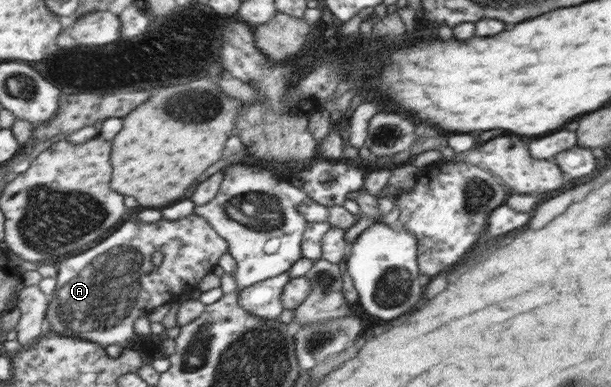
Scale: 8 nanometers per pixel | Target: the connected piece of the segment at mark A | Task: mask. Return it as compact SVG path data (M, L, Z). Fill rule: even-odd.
M189 214L179 220L161 218L151 224L139 220L129 220L109 236L109 240L101 241L99 246L86 249L63 259L56 267L58 269L58 284L56 294L51 296L51 306L47 313L49 332L55 332L63 337L78 337L99 344L102 348L118 345L123 350L129 349L136 341L135 322L141 316L147 316L155 308L165 306L177 300L180 294L195 288L195 284L217 264L219 256L225 254L228 241L212 228L205 218L197 214ZM155 251L163 253L161 266L153 265Z

